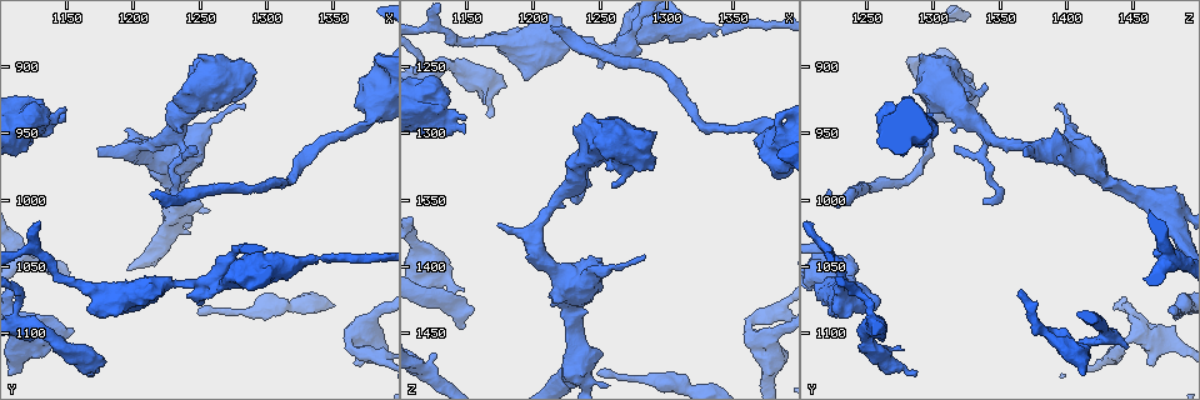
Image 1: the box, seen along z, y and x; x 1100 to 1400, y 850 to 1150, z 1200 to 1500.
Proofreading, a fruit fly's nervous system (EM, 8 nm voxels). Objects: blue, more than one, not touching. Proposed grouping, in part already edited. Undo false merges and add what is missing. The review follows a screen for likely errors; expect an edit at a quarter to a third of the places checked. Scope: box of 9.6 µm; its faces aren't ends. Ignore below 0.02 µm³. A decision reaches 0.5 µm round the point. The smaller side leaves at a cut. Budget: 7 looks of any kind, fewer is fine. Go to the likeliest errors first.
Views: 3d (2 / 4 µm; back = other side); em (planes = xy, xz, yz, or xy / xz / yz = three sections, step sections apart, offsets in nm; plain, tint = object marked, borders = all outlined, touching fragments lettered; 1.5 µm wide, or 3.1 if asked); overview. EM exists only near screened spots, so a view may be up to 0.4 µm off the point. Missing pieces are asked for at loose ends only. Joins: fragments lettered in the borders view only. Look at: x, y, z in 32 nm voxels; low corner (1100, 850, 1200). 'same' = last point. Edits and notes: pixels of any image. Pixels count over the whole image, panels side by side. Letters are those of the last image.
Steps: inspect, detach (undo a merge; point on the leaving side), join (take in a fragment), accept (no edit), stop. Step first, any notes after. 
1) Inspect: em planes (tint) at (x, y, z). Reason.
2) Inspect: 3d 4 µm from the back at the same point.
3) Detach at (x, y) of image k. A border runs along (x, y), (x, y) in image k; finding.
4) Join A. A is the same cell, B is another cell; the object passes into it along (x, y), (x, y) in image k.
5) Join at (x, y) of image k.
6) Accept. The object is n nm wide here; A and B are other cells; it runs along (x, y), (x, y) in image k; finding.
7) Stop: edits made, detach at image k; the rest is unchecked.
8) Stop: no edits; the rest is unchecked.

Inspect: em planes (tint) at (1214, 996, 1222). Free end.

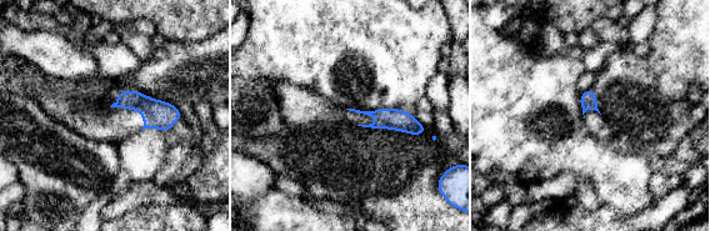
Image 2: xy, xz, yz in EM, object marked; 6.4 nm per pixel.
Inspect: em planes (borders) at the same point.

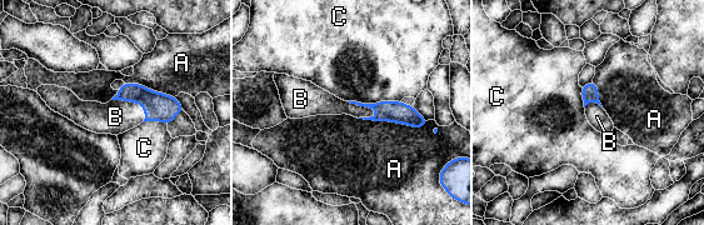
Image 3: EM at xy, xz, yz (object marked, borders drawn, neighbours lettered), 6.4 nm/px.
Join B. B is the same cell, A and C are other cells; the object passes into it along (394, 111), (363, 105), (324, 103) in image 3; it goes on there.

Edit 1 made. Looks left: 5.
Inspect: em xz step 8 (borders) at (1148, 936, 1298). Thick end.

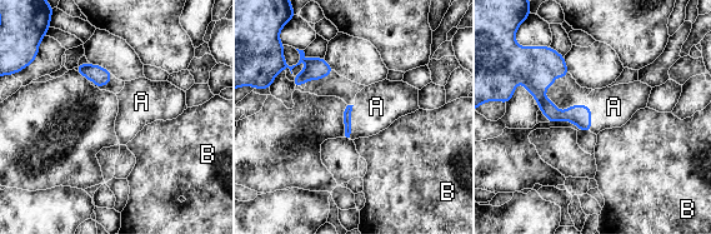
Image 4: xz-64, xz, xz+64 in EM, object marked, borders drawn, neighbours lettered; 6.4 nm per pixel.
Inspect: em xy step 8 (borders) at the same point.

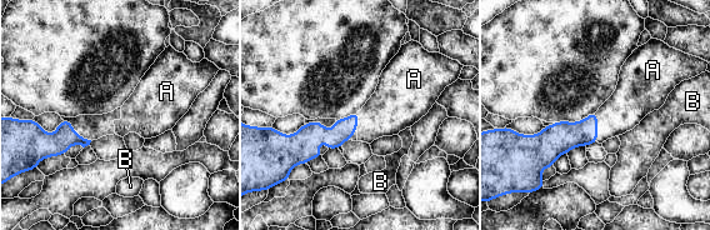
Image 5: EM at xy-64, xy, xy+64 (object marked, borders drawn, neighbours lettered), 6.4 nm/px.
Join A. A is the same cell, B is another cell; it goes on there.

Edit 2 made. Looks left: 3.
Inspect: overview.

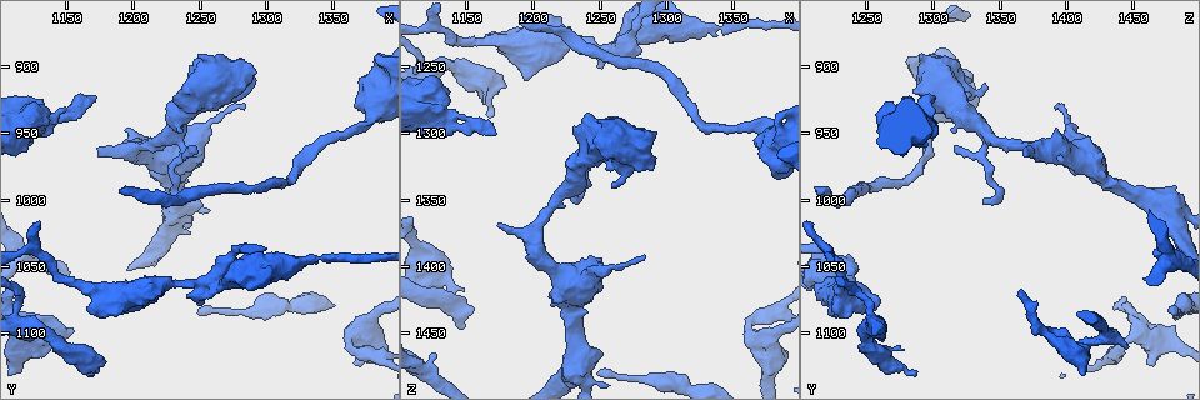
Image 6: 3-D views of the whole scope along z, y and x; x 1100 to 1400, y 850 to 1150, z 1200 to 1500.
Inspect: 3d 4 µm at (1250, 1084, 1478). Free end.

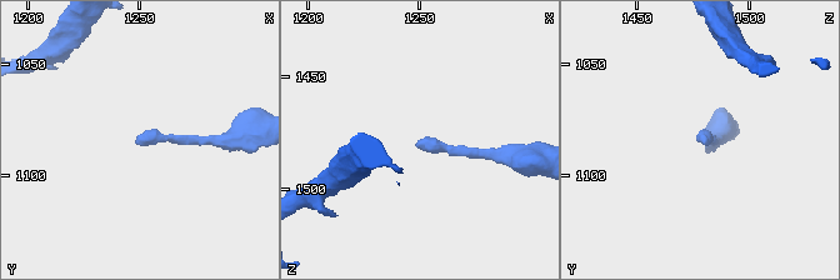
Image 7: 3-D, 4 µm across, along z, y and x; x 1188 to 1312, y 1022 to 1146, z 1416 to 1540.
Inspect: em planes (borders) at (1251, 1086, 1479). Need the tissue.

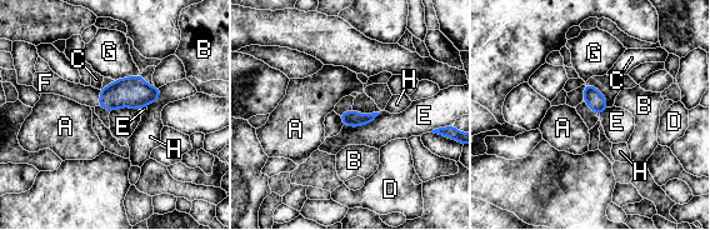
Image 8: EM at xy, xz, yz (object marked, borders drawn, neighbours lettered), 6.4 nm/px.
Join F. F is the same cell, A, B, C, D, E, G and H are other cells; the object passes into it along (133, 91), (100, 98), (85, 95) in image 8; the cell continues.

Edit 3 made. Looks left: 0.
Stop: edits made, join at image 3, join at image 5, join at image 8; the rest is unchecked.

